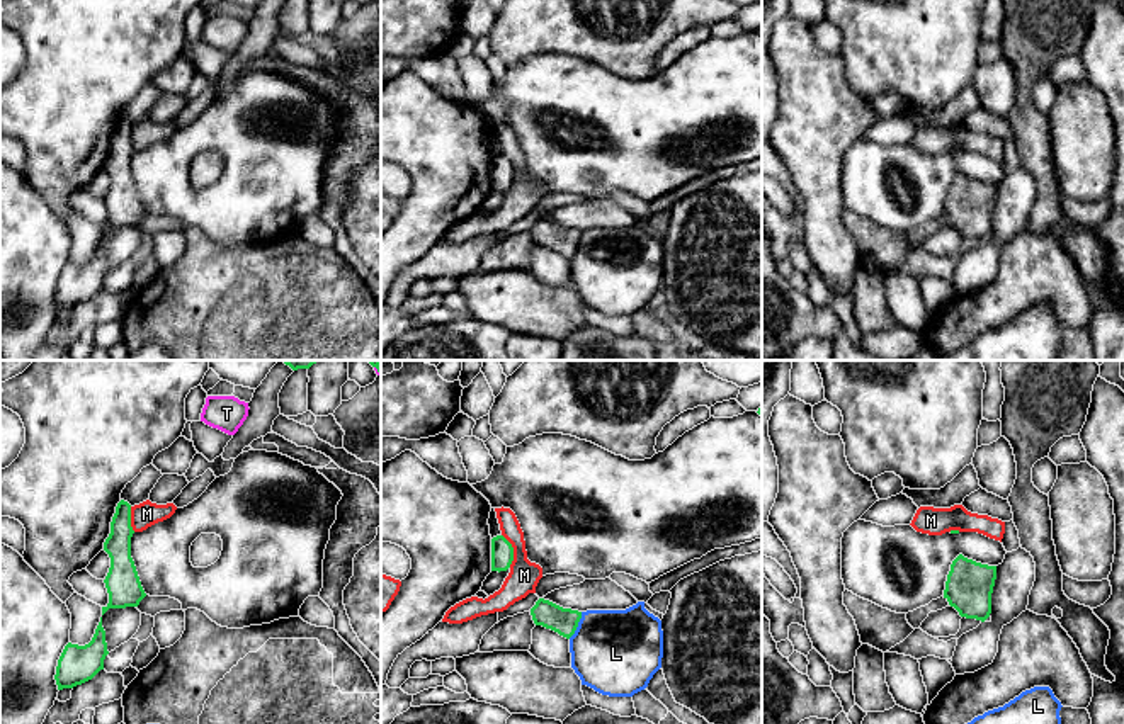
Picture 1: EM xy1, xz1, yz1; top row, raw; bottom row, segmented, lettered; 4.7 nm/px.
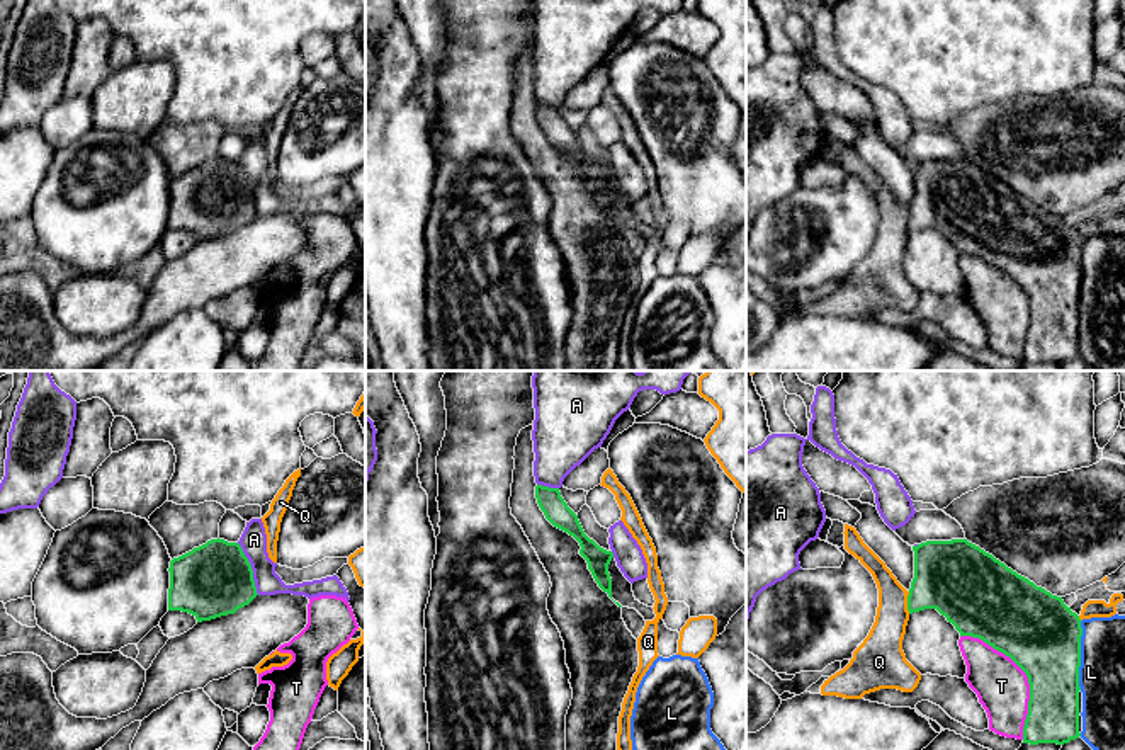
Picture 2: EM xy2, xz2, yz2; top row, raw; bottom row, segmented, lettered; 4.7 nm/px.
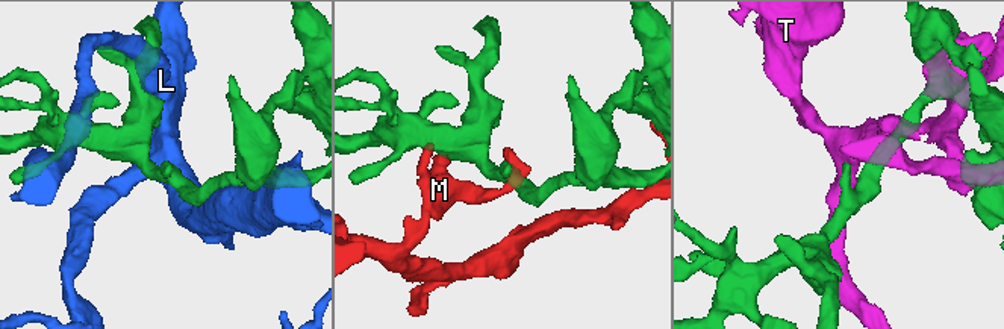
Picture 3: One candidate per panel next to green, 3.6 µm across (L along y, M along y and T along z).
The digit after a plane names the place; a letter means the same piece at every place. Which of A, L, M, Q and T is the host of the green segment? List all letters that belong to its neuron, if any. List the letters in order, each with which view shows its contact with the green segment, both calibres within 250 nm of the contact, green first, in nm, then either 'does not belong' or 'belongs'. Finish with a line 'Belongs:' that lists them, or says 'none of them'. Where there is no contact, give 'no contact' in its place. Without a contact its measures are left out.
A: meets green in xy2; 340 nm thick on the green side, 130 nm on the other; does not belong
L: meets green in yz2; 360 nm thick on the green side, 220 nm on the other; does not belong
M: meets green in xz1; 110 nm thick on the green side, 140 nm on the other; does not belong
Q: meets green in yz2; 360 nm thick on the green side, 190 nm on the other; does not belong
T: meets green in yz2; 360 nm thick on the green side, 240 nm on the other; does not belong
Belongs: none of them

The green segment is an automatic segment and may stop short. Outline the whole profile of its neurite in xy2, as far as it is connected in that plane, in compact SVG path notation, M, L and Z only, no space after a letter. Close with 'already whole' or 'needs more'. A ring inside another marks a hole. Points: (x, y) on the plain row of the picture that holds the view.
M167 119L148 138L172 177L168 230L189 231L197 241L235 233L258 214L252 184L241 165L219 156L219 141L224 133L226 128L218 121L177 124Z; needs more

